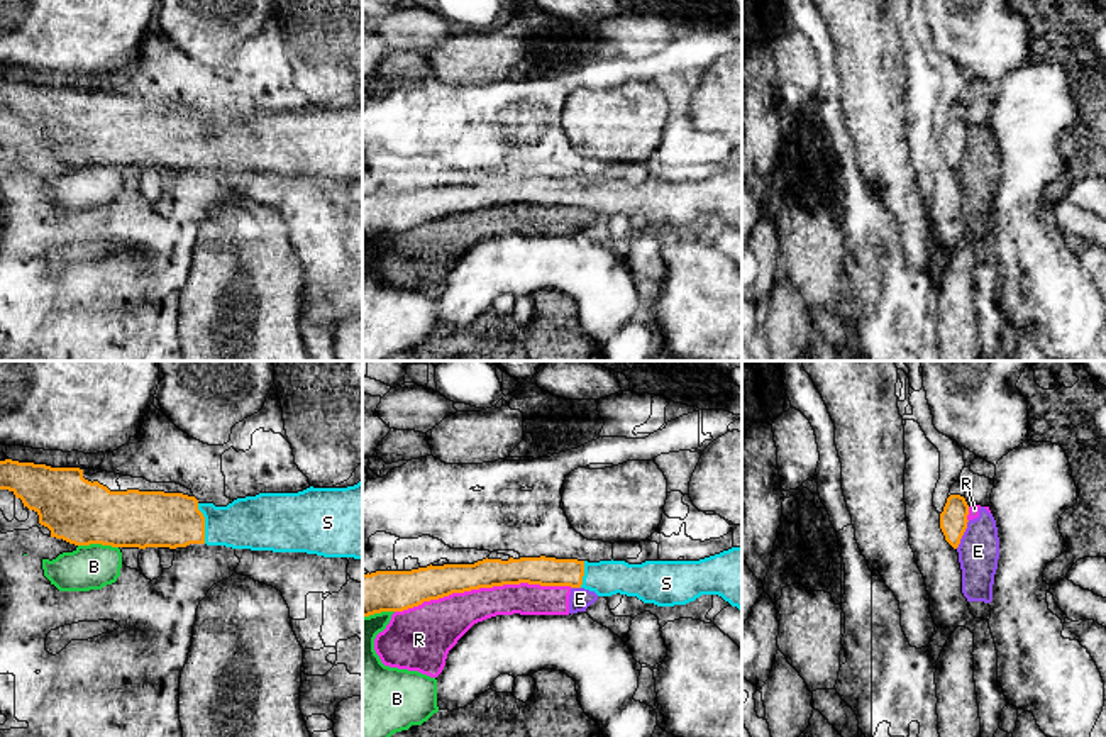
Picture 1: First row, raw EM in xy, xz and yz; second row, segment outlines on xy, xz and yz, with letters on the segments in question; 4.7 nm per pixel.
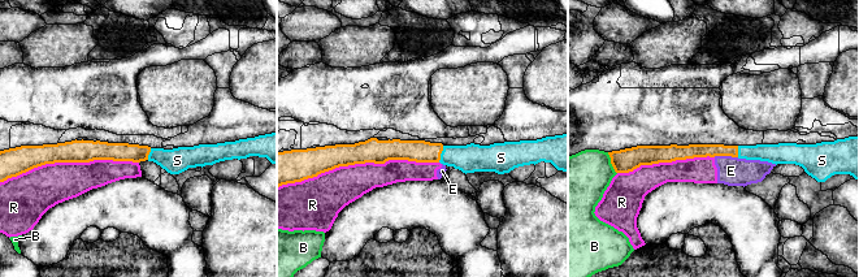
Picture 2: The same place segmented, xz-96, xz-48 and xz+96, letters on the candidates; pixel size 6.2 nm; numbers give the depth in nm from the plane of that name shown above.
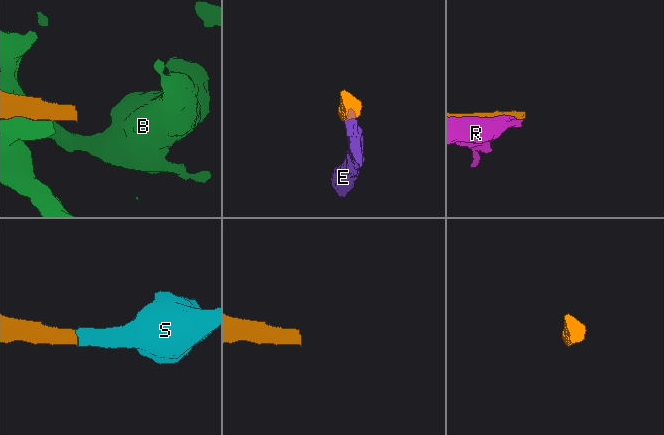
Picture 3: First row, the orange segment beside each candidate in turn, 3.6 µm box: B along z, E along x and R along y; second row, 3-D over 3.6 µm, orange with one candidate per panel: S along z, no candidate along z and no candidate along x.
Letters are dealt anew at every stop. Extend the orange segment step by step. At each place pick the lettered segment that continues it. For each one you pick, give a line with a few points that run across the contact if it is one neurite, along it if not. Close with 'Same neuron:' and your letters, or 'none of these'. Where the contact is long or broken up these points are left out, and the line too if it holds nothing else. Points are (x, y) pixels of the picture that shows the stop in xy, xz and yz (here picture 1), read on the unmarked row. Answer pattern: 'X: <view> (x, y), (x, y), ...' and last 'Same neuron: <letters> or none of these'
S: xy (151, 139), (204, 144), (256, 143)
Same neuron: S

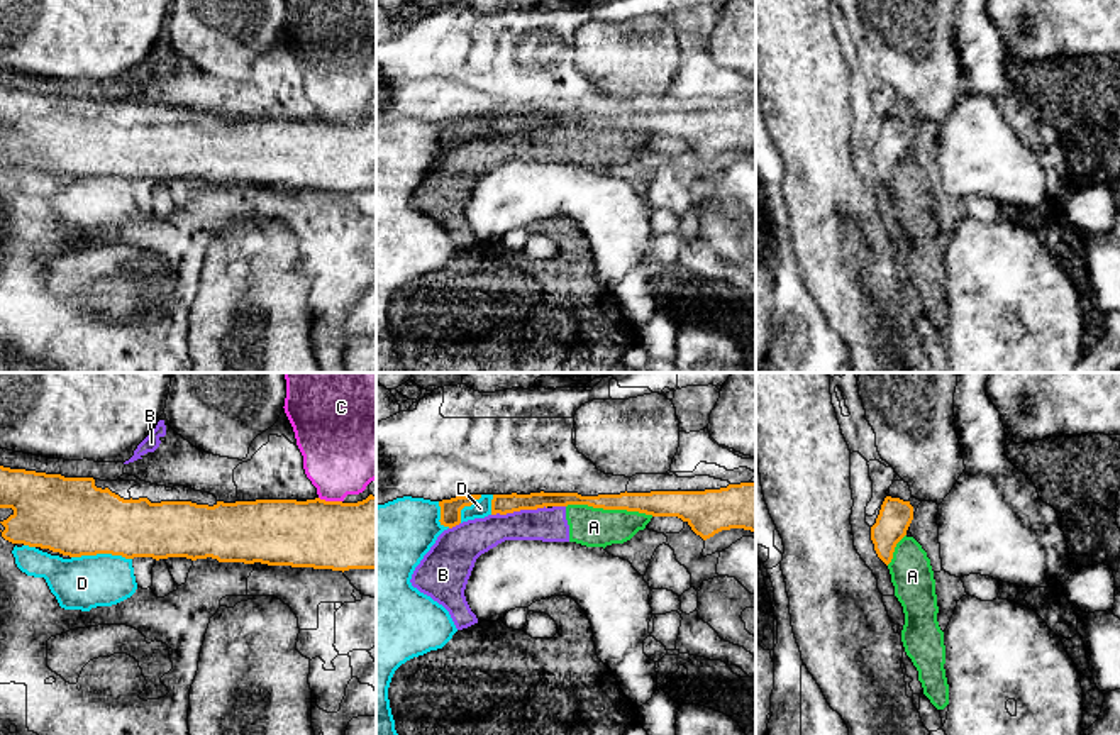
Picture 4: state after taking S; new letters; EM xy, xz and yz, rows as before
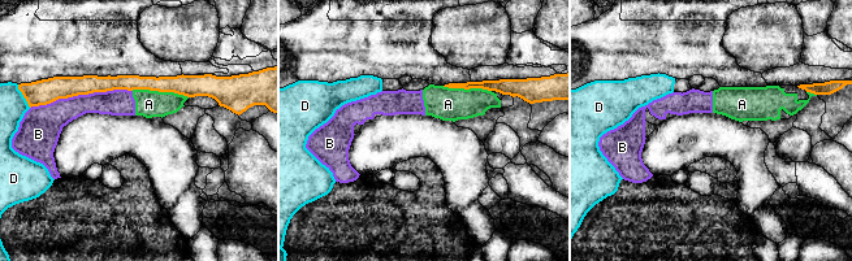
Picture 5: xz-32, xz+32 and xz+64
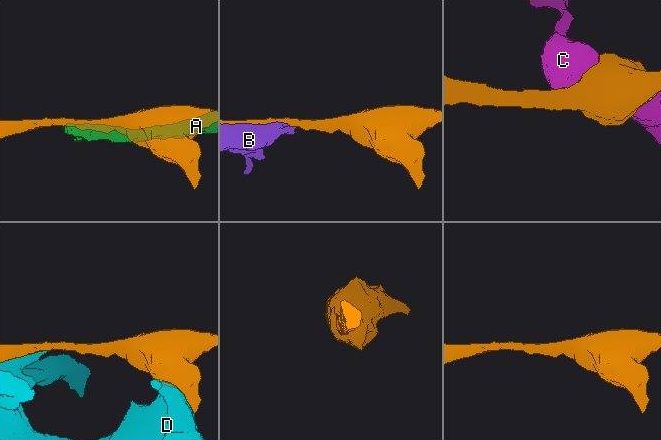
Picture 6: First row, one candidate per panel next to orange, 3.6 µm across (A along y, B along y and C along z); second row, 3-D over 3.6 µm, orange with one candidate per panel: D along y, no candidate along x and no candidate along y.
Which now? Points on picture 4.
Same neuron: none of these

